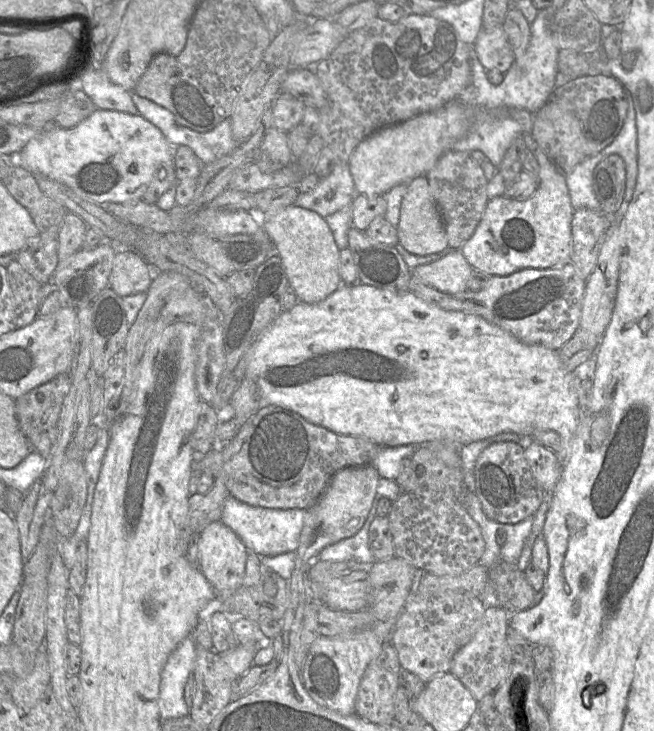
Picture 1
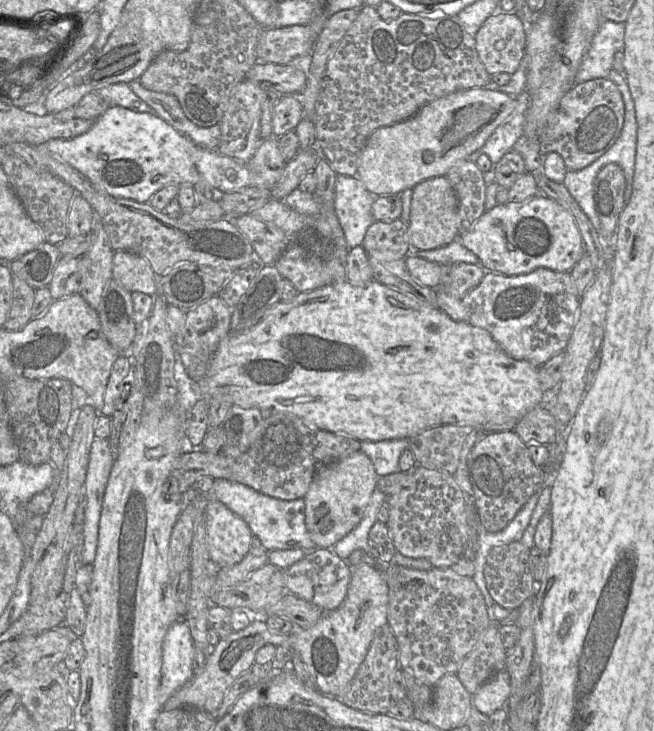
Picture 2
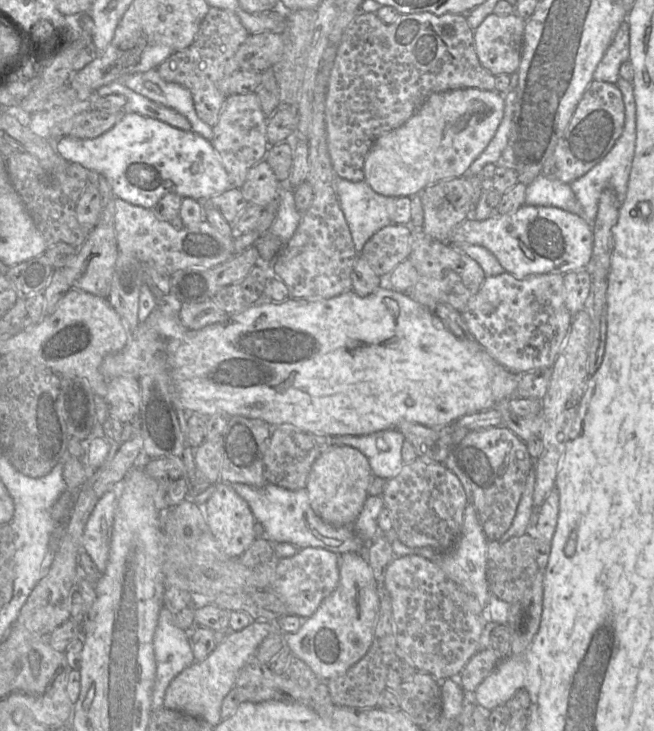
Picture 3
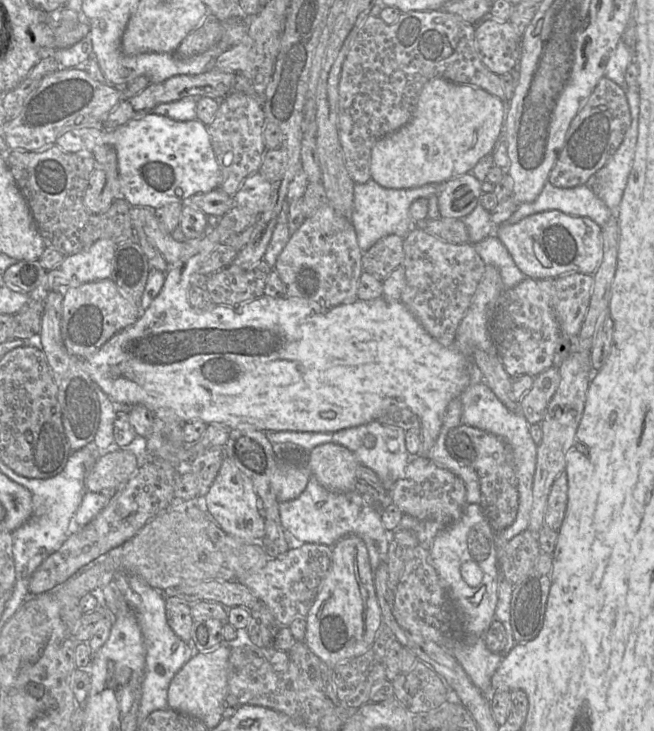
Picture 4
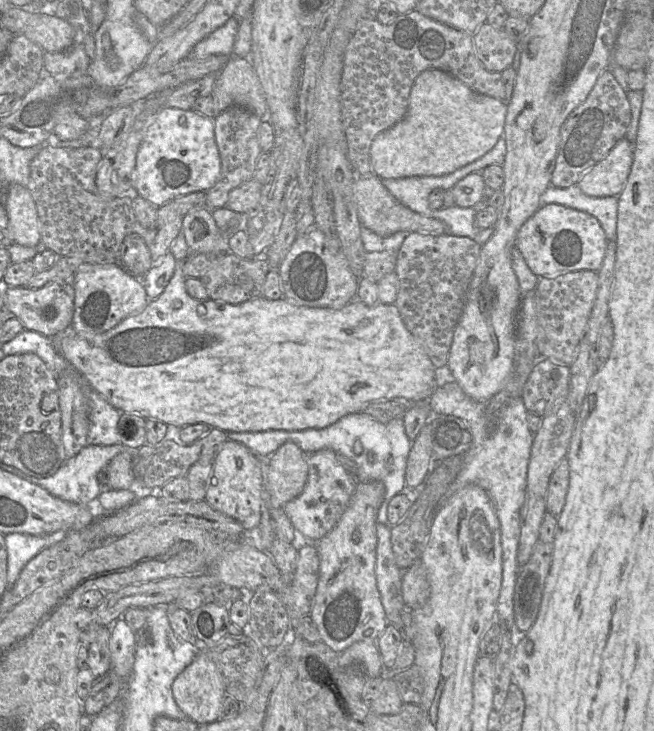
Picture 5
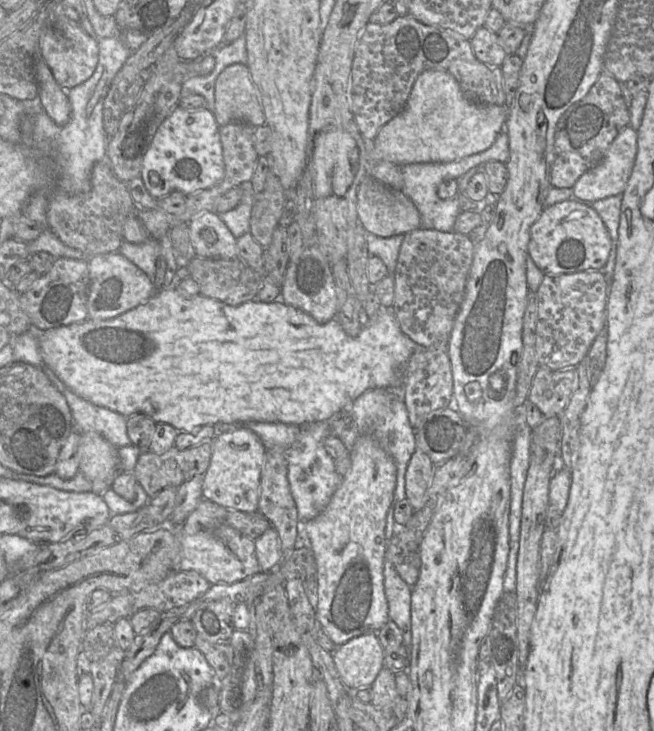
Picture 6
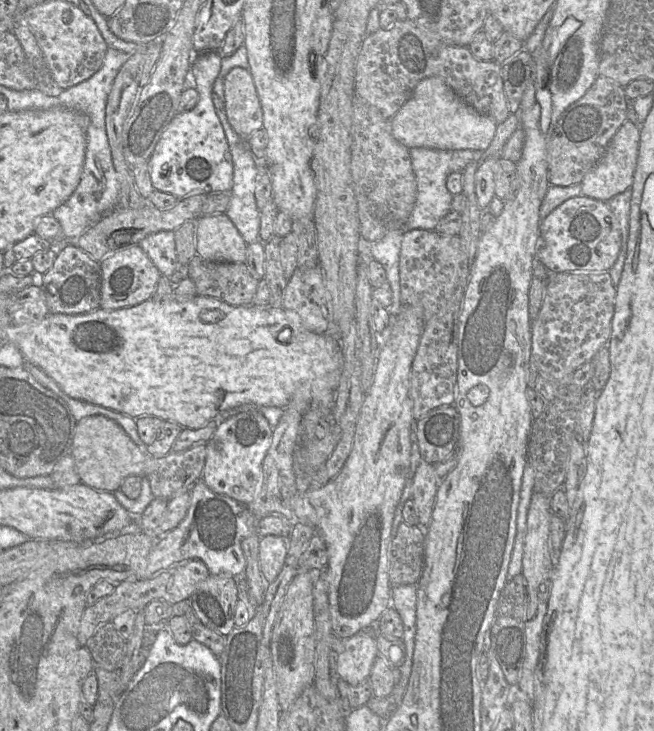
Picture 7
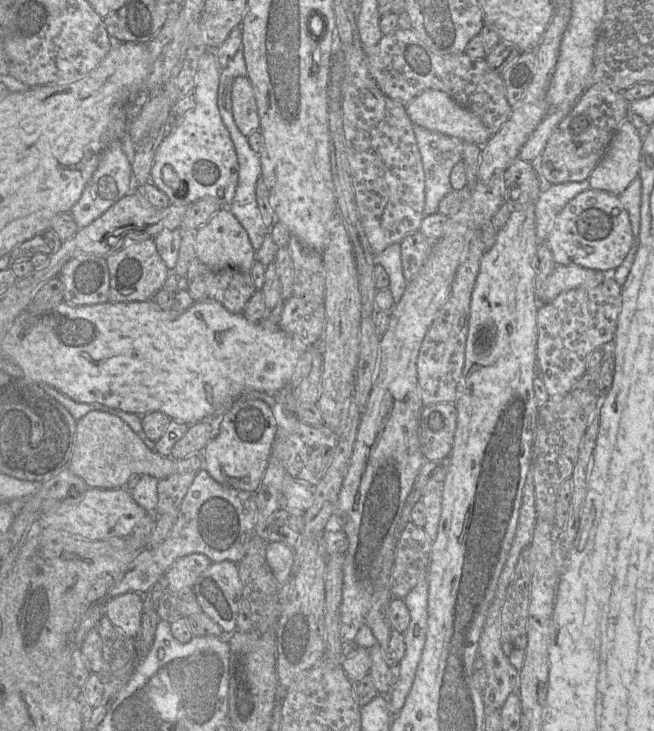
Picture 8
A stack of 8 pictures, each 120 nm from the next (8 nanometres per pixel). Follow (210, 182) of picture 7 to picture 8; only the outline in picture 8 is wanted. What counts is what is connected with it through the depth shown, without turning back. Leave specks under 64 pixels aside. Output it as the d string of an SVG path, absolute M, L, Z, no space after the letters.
M206 51L198 62L196 84L193 88L194 107L156 149L150 181L168 196L171 204L188 206L204 197L217 198L223 205L230 205L233 201L239 163L217 104L220 72L216 51Z

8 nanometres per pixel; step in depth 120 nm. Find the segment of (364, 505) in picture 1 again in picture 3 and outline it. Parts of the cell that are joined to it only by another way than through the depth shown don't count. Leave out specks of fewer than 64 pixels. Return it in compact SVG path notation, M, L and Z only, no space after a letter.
M332 445L313 463L306 484L314 512L334 526L353 524L368 497L373 473L367 457L358 449L346 445Z

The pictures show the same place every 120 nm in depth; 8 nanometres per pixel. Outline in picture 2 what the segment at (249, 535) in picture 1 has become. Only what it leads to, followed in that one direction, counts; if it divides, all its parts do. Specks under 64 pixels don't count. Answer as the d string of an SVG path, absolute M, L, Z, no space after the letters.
M215 479L212 496L244 520L267 551L293 548L311 551L316 548L306 528L304 497L281 500L226 479Z

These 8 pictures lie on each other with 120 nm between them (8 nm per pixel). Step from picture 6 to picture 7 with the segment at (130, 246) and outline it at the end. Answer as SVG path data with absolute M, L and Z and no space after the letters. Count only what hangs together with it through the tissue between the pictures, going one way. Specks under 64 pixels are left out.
M159 231L146 236L138 245L148 255L161 275L170 277L176 270L178 258L174 231Z

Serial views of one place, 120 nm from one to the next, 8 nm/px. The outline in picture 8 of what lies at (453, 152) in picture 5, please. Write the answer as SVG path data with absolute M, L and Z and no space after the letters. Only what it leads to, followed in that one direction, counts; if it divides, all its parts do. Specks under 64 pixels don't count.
M435 89L426 90L405 106L407 115L414 125L456 137L464 143L484 146L492 136L478 116L457 103L450 95L443 91Z

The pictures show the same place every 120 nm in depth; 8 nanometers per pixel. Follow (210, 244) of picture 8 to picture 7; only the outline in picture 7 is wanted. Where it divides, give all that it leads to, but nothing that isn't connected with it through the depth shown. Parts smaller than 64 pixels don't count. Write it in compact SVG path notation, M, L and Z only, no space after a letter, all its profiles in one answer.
M226 213L198 218L196 252L209 261L247 261L247 243Z

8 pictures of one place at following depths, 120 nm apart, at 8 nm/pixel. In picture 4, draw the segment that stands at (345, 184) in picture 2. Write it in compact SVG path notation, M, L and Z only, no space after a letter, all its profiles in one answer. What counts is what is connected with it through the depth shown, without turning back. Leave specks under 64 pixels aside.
M370 179L366 183L354 185L354 200L351 223L355 229L358 245L364 253L379 239L387 235L398 235L404 238L416 225L409 214L411 204L419 198L437 195L441 184L430 183L421 187L408 189L385 188Z

